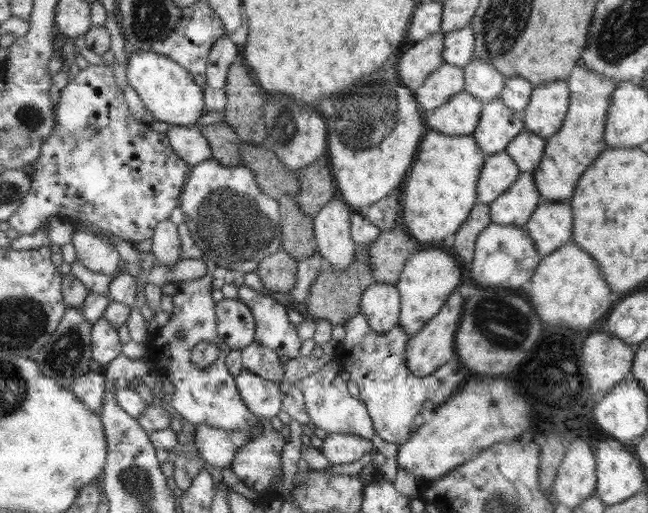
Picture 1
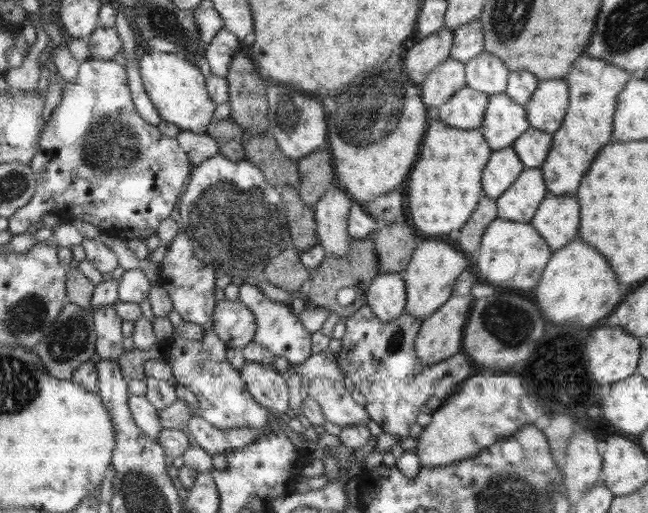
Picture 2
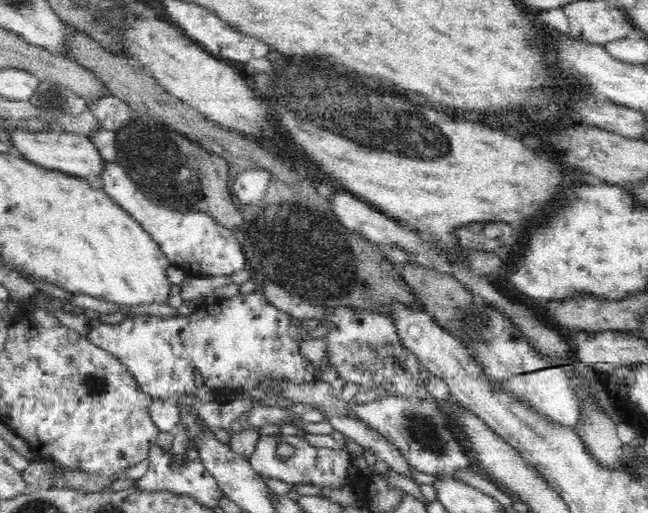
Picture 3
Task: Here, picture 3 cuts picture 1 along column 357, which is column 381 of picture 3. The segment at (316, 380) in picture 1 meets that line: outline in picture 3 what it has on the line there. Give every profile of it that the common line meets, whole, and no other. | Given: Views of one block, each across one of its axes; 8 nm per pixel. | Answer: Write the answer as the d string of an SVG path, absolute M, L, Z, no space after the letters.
M388 395L381 399L359 404L354 398L349 400L349 409L354 416L363 420L371 429L379 432L386 440L394 443L419 472L427 475L453 475L458 470L468 470L480 474L474 461L468 455L468 437L456 419L445 412L436 399L422 399L416 395Z

